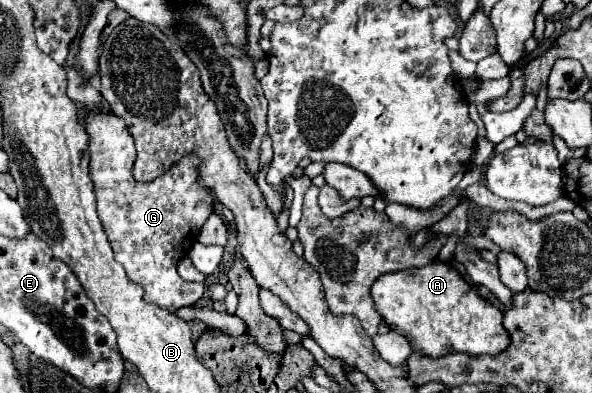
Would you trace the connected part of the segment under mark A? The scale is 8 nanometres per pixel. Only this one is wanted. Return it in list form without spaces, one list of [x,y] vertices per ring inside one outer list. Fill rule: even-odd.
[[[431,262],[423,268],[383,274],[371,286],[371,296],[377,314],[401,332],[413,352],[435,360],[447,354],[497,354],[509,344],[509,334],[503,332],[503,314],[483,300],[477,290],[459,278],[459,272],[445,262]]]

